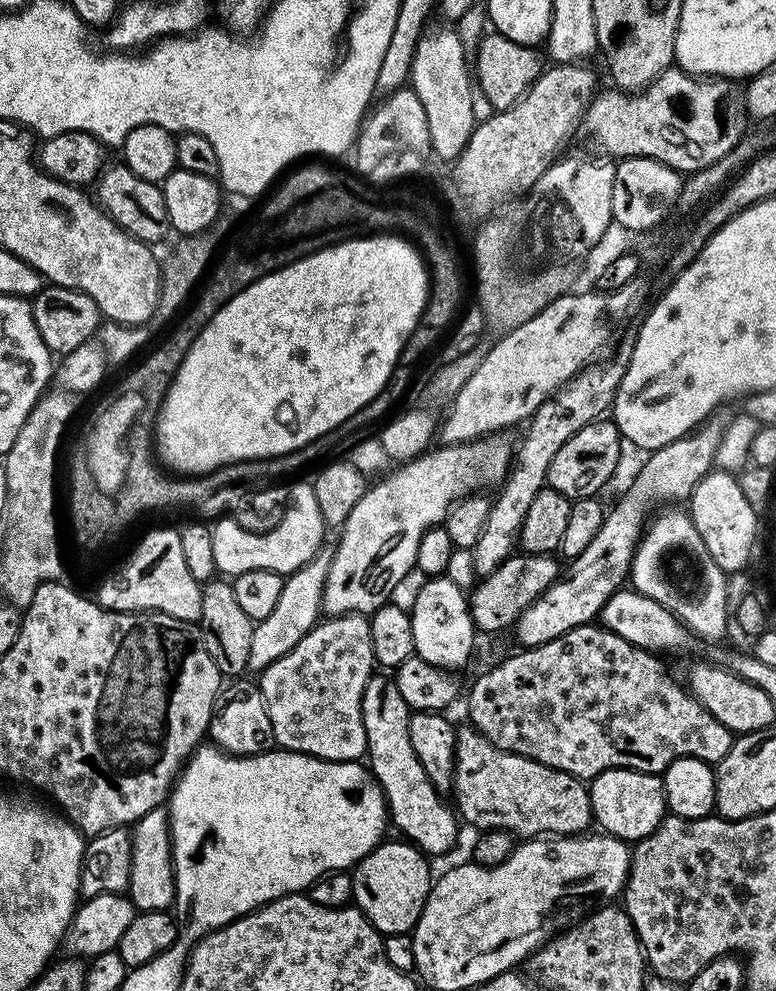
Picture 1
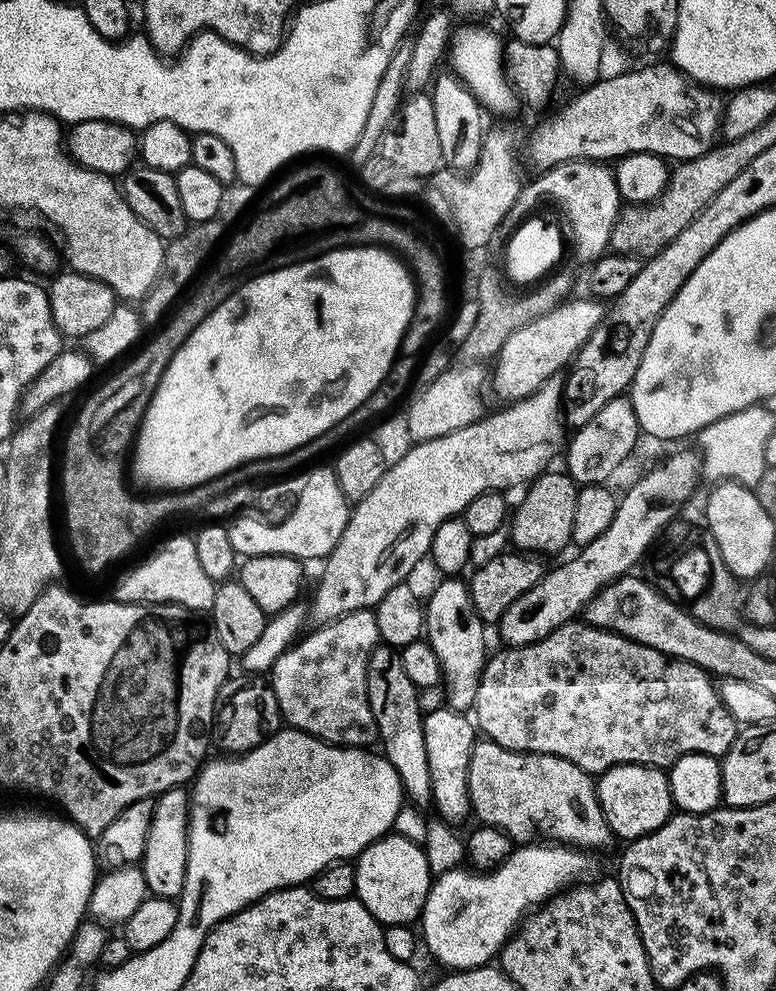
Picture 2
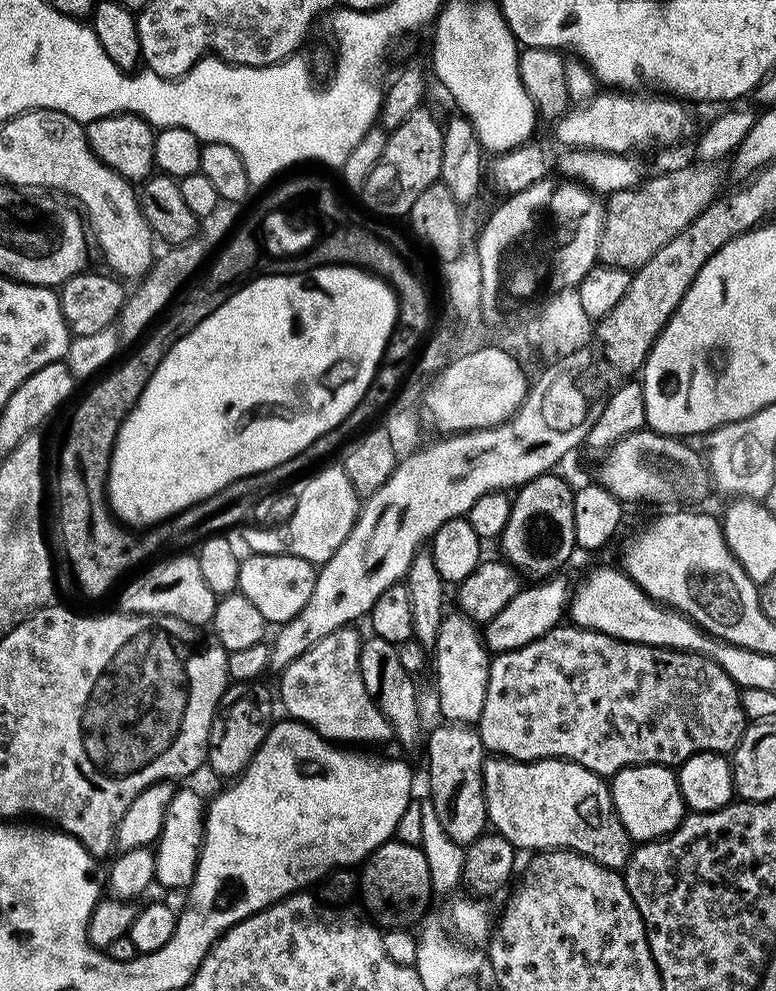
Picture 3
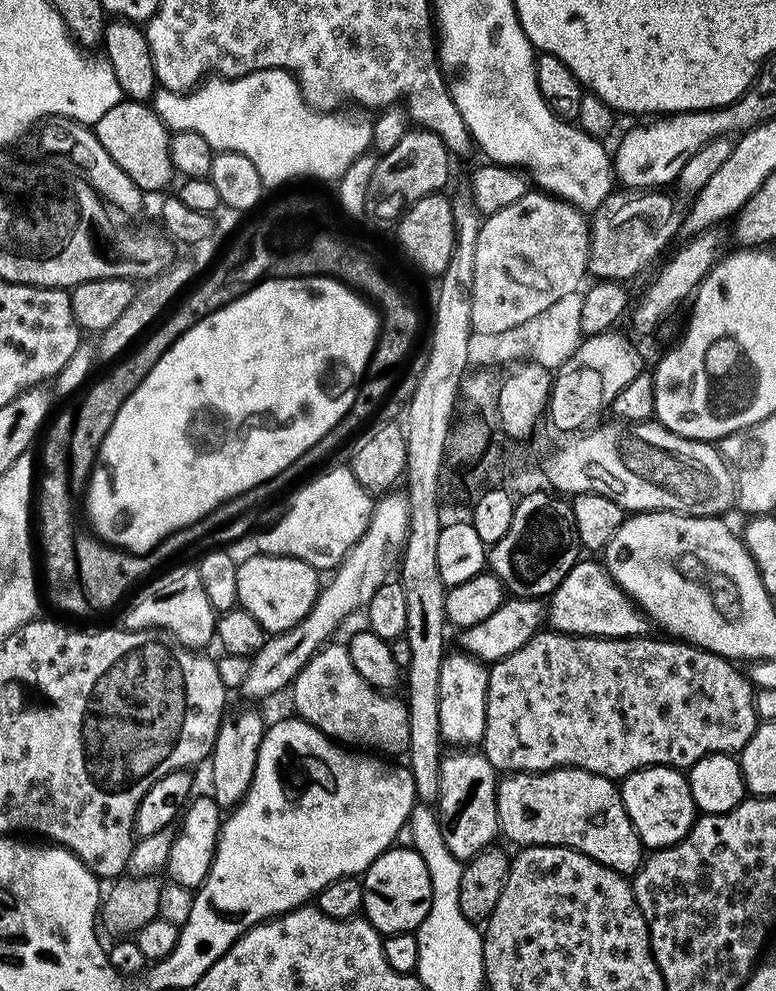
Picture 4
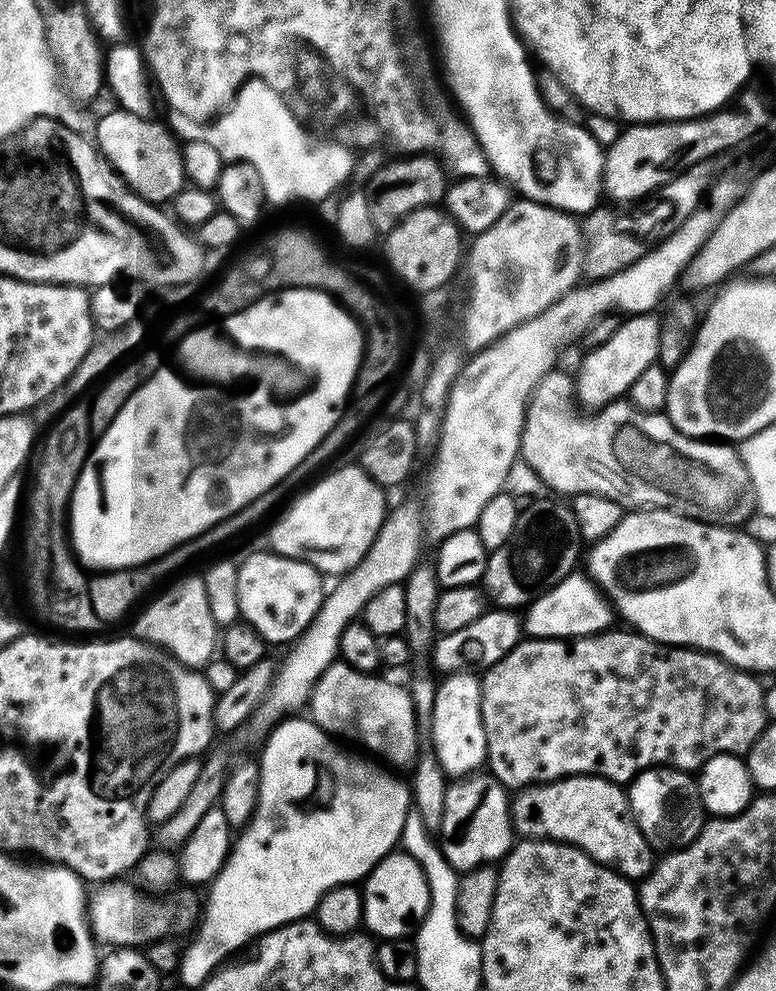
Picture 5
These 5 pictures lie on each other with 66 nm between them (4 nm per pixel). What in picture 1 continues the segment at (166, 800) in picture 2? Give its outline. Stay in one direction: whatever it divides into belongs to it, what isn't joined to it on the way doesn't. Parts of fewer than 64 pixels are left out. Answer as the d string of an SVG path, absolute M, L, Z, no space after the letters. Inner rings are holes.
M161 806L139 816L131 834L132 861L126 890L132 904L141 911L171 909L176 899L176 867L172 865L172 827L168 825L167 807Z

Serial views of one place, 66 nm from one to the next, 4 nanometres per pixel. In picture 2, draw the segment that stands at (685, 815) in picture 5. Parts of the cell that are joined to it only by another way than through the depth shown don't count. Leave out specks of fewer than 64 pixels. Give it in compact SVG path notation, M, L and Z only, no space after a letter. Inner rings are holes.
M616 764L599 773L596 793L606 814L613 837L631 842L662 827L674 814L668 774L662 768L650 768L646 764Z

